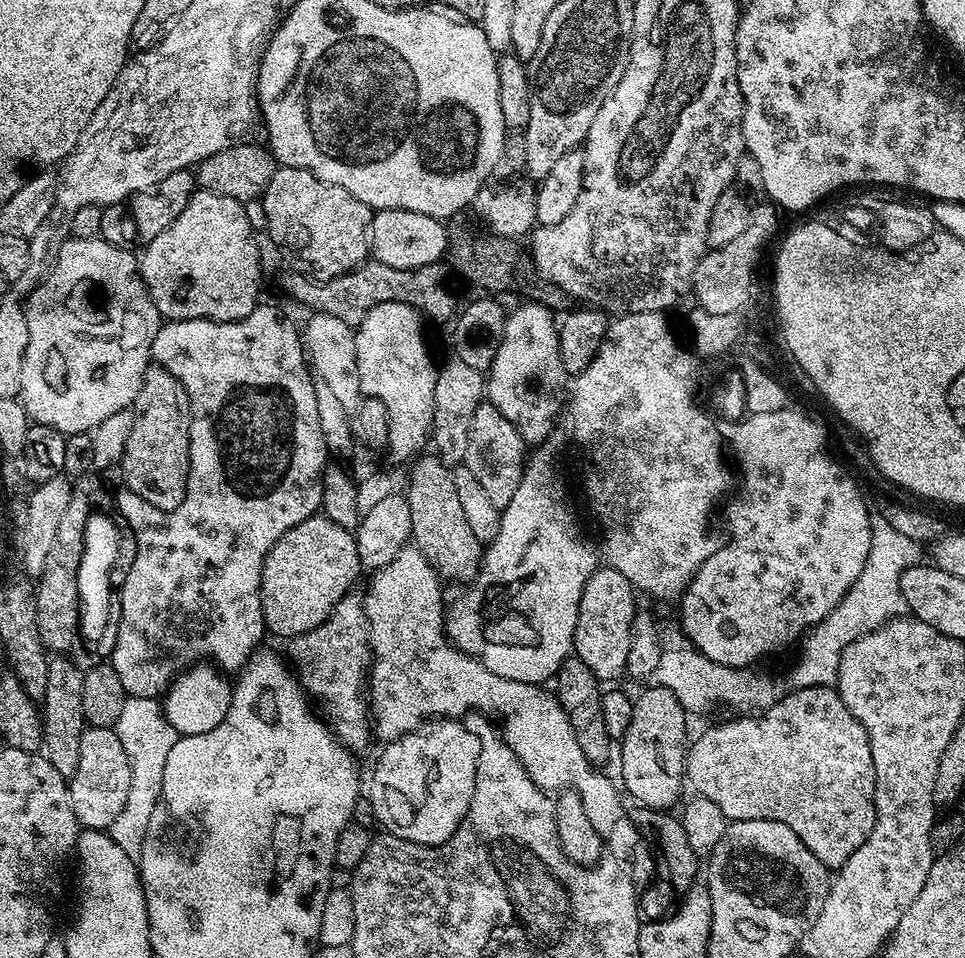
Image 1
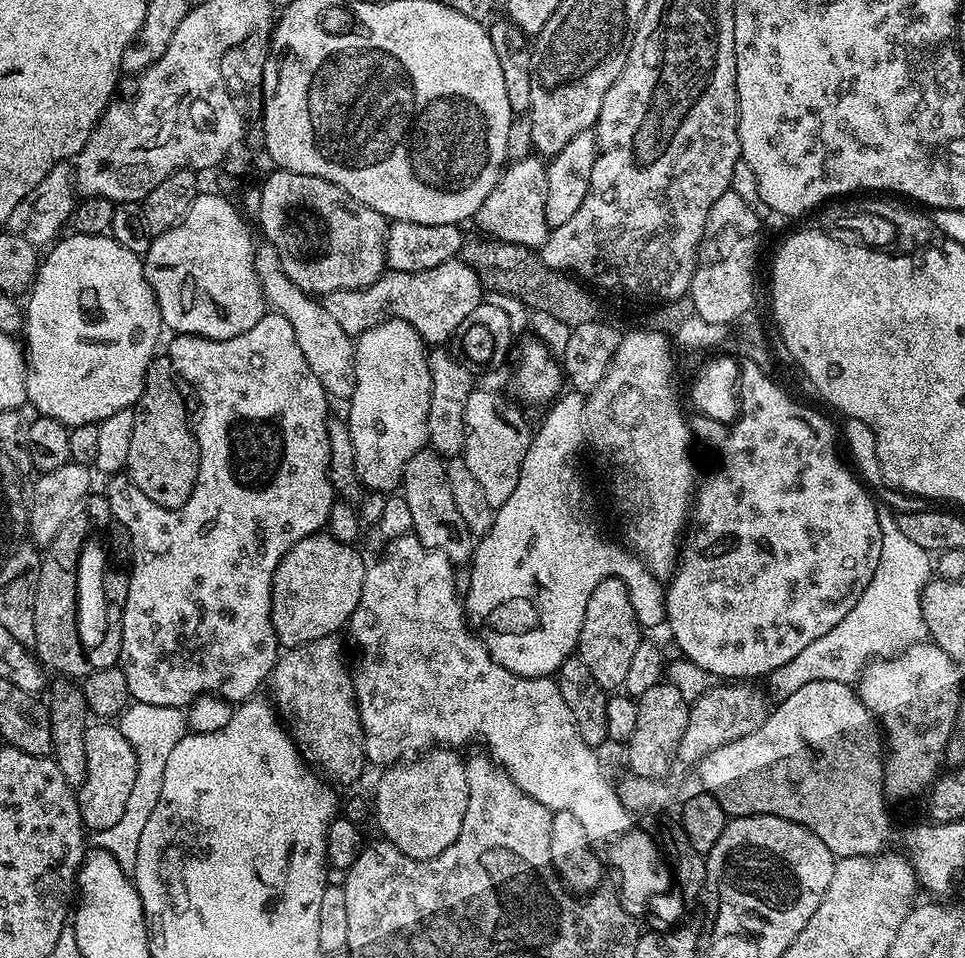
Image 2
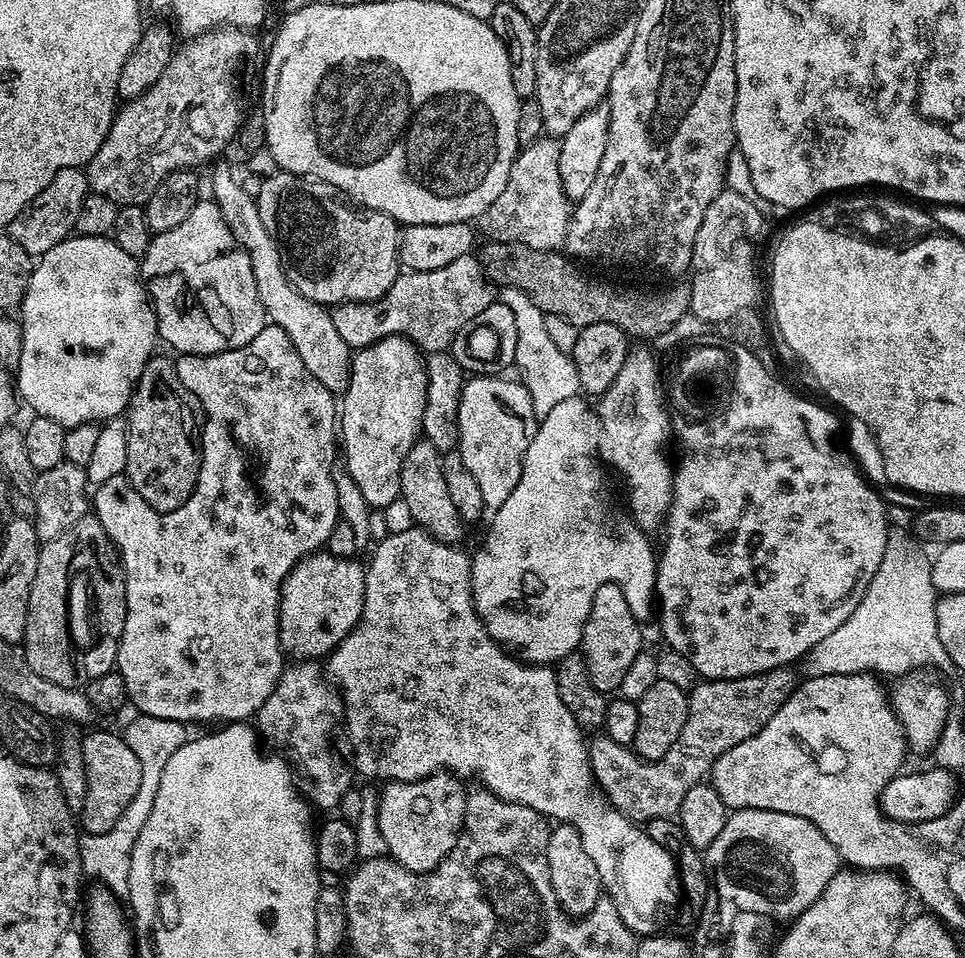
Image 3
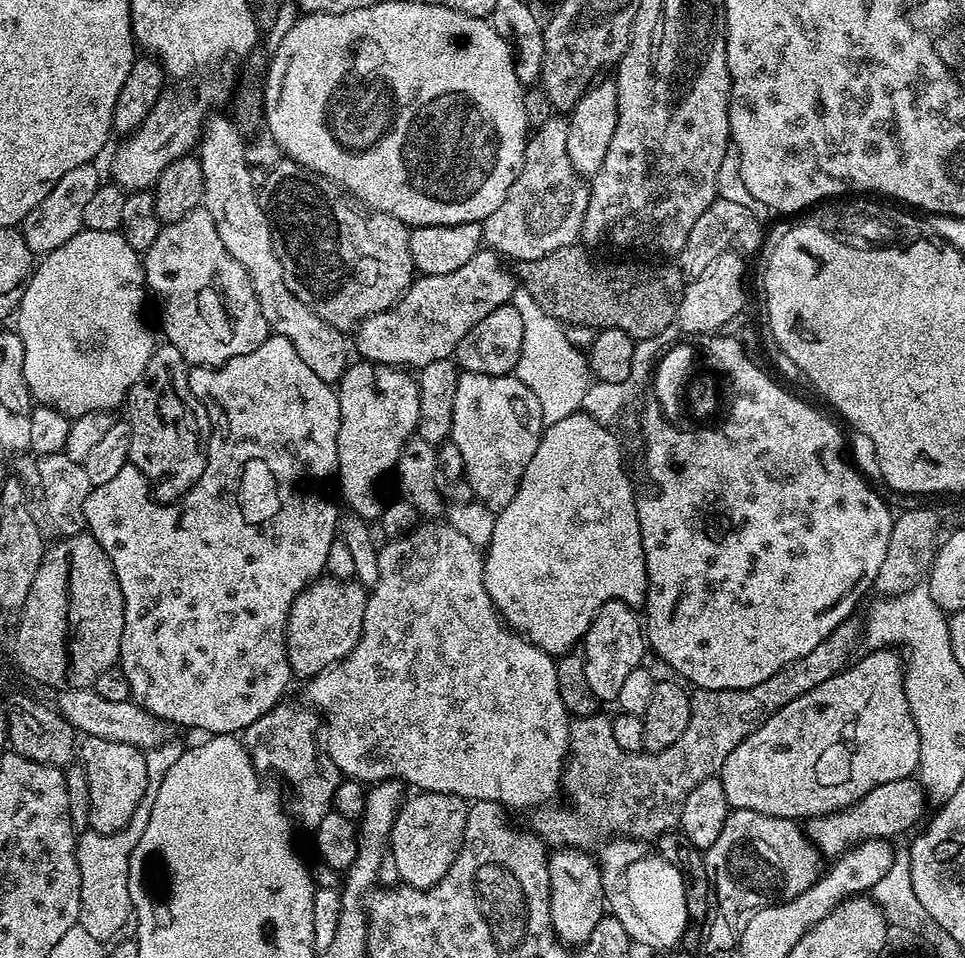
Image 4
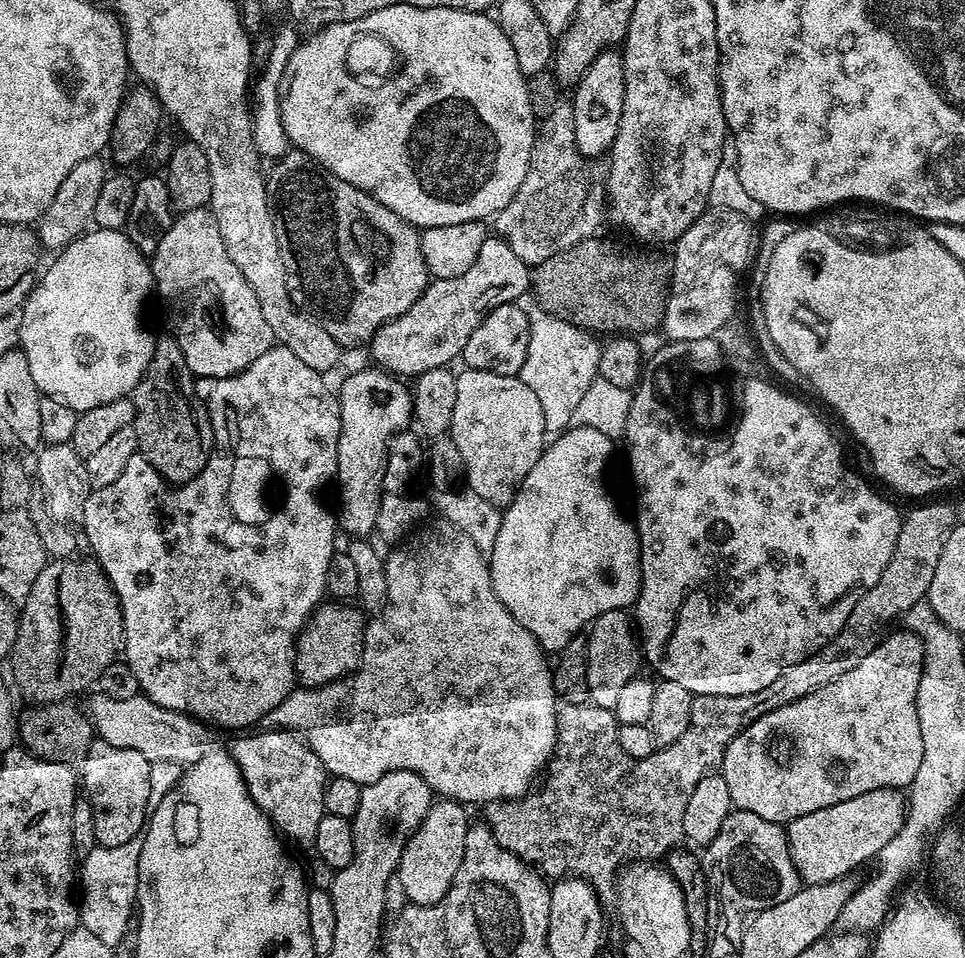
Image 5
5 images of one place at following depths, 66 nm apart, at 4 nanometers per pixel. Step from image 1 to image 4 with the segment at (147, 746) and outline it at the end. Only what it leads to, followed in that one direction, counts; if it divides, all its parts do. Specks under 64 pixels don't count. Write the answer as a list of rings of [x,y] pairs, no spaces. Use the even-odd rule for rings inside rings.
[[[165,739],[163,742],[156,745],[155,748],[149,748],[146,752],[146,794],[142,794],[142,802],[138,802],[138,810],[134,810],[134,814],[130,814],[130,822],[126,822],[126,826],[122,830],[118,830],[114,834],[98,834],[91,830],[79,833],[76,841],[76,861],[78,862],[78,874],[80,875],[80,919],[78,923],[82,926],[82,930],[87,930],[91,936],[98,938],[101,942],[112,942],[121,935],[119,933],[124,927],[129,927],[130,917],[133,915],[132,899],[130,898],[130,886],[128,879],[130,878],[130,854],[134,854],[134,846],[138,846],[138,838],[142,838],[142,830],[146,830],[146,822],[150,822],[150,810],[154,810],[154,798],[158,798],[158,786],[162,786],[162,778],[166,778],[166,770],[170,770],[170,766],[174,766],[174,762],[178,762],[178,758],[183,752],[183,747],[176,741]]]

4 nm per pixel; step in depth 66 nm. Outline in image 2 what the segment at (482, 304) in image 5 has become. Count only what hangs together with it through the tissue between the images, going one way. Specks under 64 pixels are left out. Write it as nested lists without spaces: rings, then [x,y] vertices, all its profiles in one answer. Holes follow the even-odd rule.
[[[457,258],[442,262],[442,266],[430,266],[430,270],[385,271],[370,286],[331,292],[323,296],[322,303],[350,337],[360,336],[382,320],[394,319],[414,326],[425,345],[440,346],[451,341],[454,330],[458,330],[463,319],[474,312],[485,296],[478,274],[465,260]]]

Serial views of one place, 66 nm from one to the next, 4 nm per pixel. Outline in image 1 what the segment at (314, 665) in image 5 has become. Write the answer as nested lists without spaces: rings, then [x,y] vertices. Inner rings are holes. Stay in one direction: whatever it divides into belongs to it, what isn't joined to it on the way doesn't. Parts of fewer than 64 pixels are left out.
[[[317,514],[298,522],[266,554],[262,566],[262,580],[260,582],[260,609],[264,615],[264,627],[269,633],[293,638],[307,636],[315,630],[335,609],[336,603],[349,595],[356,575],[361,574],[362,567],[355,535],[349,529],[330,522],[322,514]]]

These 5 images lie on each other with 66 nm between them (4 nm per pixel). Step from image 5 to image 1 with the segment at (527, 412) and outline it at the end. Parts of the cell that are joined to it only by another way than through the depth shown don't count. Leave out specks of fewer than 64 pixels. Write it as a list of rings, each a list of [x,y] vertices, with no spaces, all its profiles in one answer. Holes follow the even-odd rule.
[[[481,402],[478,410],[474,410],[474,422],[470,422],[470,442],[466,442],[466,454],[464,455],[464,465],[474,474],[474,479],[482,485],[484,492],[490,497],[490,502],[494,506],[503,510],[510,506],[510,501],[514,499],[514,493],[518,490],[518,482],[522,482],[524,477],[524,465],[526,463],[526,445],[521,439],[514,425],[506,422],[502,414],[490,403]]]

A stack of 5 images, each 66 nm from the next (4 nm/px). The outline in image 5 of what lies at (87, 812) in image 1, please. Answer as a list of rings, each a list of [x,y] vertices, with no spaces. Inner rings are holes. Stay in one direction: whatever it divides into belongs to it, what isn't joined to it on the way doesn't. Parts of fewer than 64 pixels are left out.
[[[93,739],[82,761],[82,792],[94,814],[94,834],[99,847],[122,846],[122,842],[130,842],[141,835],[149,811],[152,766],[153,761],[138,754],[138,750],[126,750],[122,746],[110,746],[105,740]]]

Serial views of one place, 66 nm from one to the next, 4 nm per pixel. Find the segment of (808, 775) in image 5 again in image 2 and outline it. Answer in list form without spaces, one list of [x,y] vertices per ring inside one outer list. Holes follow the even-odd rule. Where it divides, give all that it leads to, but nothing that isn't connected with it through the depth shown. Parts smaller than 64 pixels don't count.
[[[806,682],[806,686],[798,686],[798,690],[794,690],[794,694],[779,701],[769,711],[766,722],[762,722],[762,726],[758,726],[758,730],[754,730],[726,746],[718,746],[718,750],[706,754],[706,758],[702,758],[698,765],[698,771],[700,771],[699,787],[710,793],[724,807],[724,811],[728,813],[729,817],[781,816],[790,822],[798,822],[802,826],[806,826],[815,836],[822,838],[822,842],[825,842],[832,840],[832,836],[836,836],[836,828],[840,828],[840,836],[848,836],[848,832],[852,832],[852,828],[856,828],[856,824],[887,824],[890,828],[893,827],[892,816],[884,820],[884,815],[890,812],[889,805],[876,808],[876,800],[886,798],[884,791],[885,763],[886,744],[882,739],[882,729],[871,710],[860,700],[860,695],[856,693],[855,687],[852,684],[843,684],[842,682]],[[864,812],[868,812],[868,816],[872,816],[872,820],[856,820],[856,816],[864,816]]]

